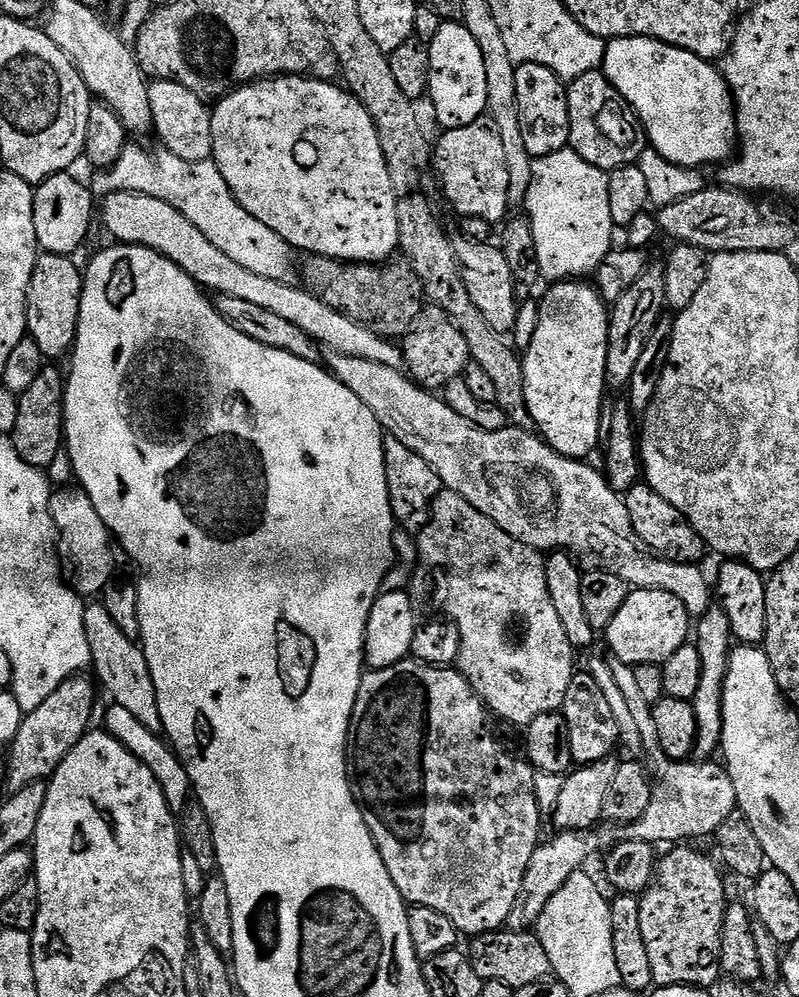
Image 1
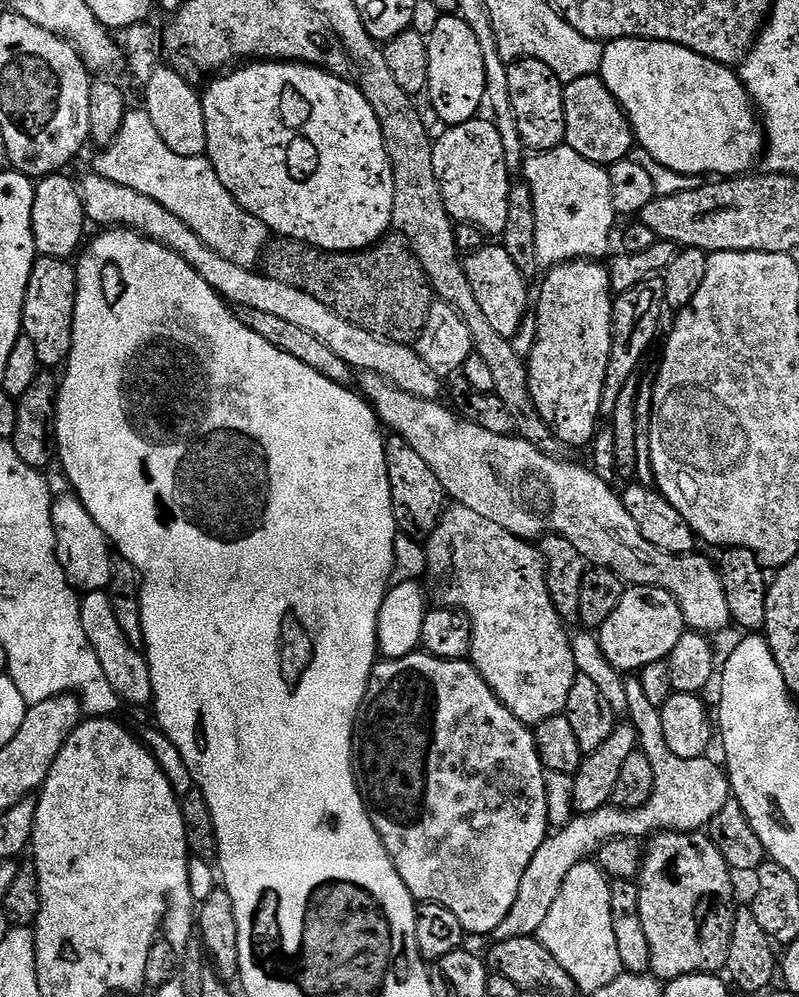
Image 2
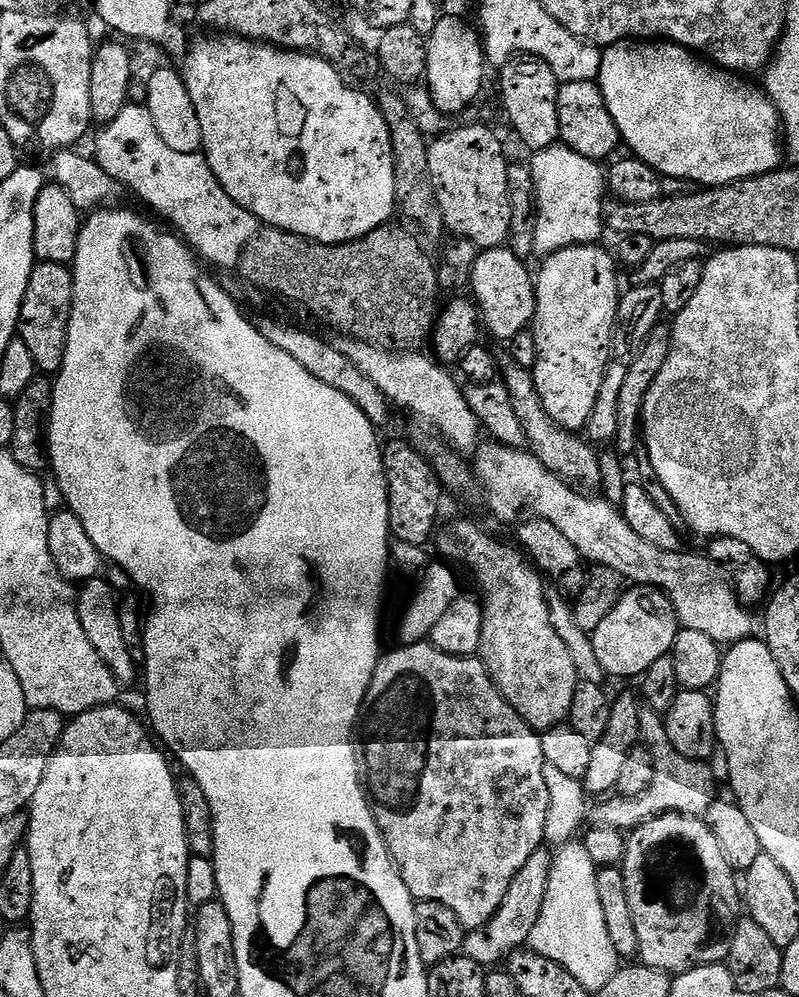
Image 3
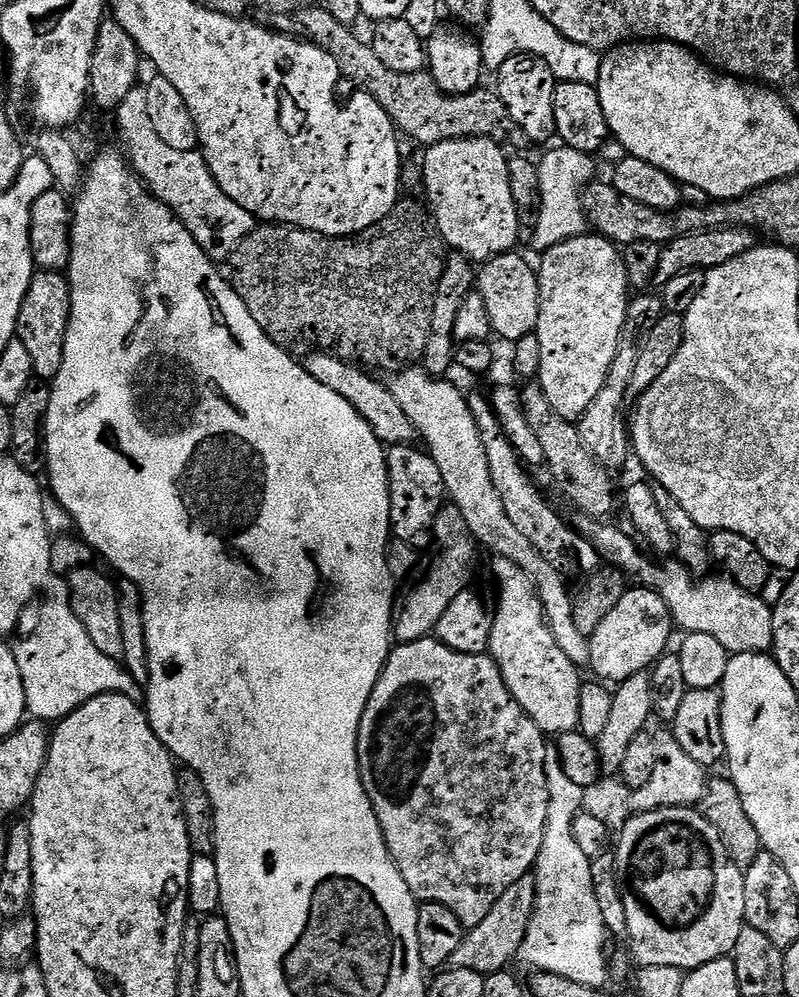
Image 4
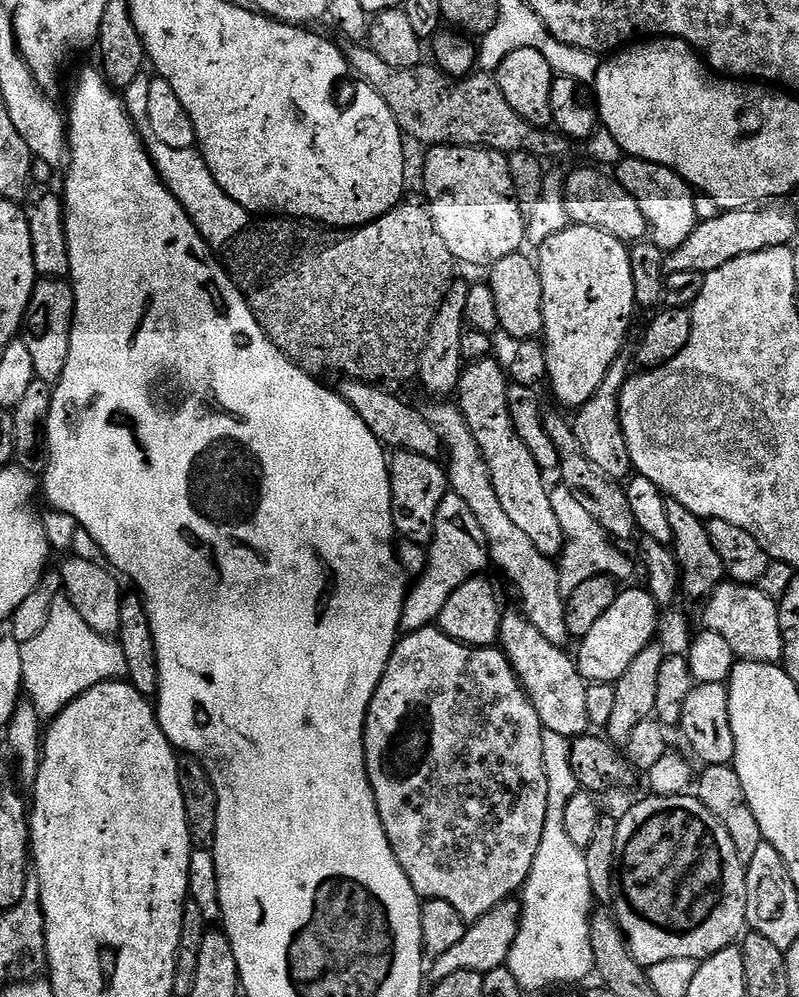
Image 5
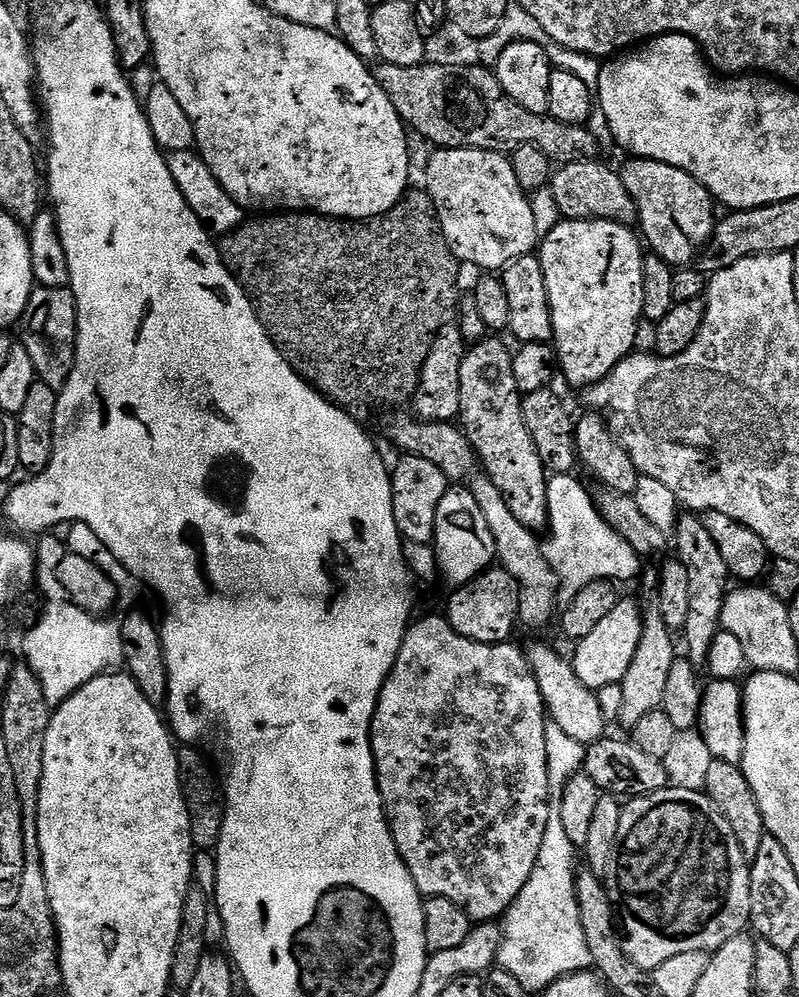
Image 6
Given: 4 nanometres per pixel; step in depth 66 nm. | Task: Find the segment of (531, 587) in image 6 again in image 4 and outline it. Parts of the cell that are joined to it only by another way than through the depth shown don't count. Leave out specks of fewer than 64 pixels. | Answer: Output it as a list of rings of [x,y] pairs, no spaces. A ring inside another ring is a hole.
[[[423,366],[404,367],[391,378],[393,380],[390,380],[390,387],[394,399],[402,405],[402,410],[406,410],[406,418],[410,418],[410,422],[416,427],[419,439],[425,440],[423,443],[426,445],[427,451],[434,458],[438,470],[442,470],[442,482],[447,499],[458,510],[462,510],[468,531],[472,533],[477,545],[481,549],[489,548],[495,557],[502,556],[510,562],[514,562],[514,566],[522,566],[522,570],[526,570],[526,574],[530,574],[530,578],[536,583],[538,598],[542,602],[544,617],[550,626],[550,634],[554,634],[554,642],[558,642],[562,654],[566,654],[566,658],[570,658],[570,662],[574,662],[578,666],[590,665],[589,637],[583,636],[574,622],[573,593],[570,588],[568,592],[568,584],[564,581],[563,574],[560,573],[563,571],[557,565],[546,562],[546,558],[542,558],[542,554],[538,554],[538,550],[534,550],[534,542],[530,542],[530,538],[525,538],[506,515],[506,506],[502,506],[498,486],[494,486],[494,482],[490,478],[490,462],[486,462],[486,446],[482,446],[482,438],[478,434],[478,422],[474,418],[474,414],[470,414],[468,396],[465,393],[460,393],[451,384],[451,379],[432,376]]]

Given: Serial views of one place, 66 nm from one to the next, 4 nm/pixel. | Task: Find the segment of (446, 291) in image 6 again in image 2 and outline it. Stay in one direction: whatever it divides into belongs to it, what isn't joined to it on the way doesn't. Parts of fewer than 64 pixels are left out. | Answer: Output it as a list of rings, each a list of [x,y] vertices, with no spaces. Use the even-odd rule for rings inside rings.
[[[396,234],[362,252],[322,251],[300,240],[280,238],[269,245],[262,262],[265,275],[294,285],[340,317],[385,340],[415,341],[434,303],[432,285],[425,271],[407,241]]]

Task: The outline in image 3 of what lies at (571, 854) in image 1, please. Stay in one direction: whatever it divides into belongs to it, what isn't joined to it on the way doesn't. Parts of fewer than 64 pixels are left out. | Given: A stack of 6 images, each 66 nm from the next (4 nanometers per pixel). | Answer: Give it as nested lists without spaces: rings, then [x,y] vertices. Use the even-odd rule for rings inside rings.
[[[647,706],[640,709],[640,738],[643,747],[648,748],[652,755],[652,761],[654,762],[654,782],[650,782],[647,790],[637,796],[620,796],[619,798],[615,798],[616,800],[605,799],[603,802],[600,802],[605,802],[605,804],[600,804],[597,808],[595,805],[590,812],[591,823],[602,828],[631,830],[650,818],[662,815],[663,812],[681,812],[683,816],[703,817],[707,813],[710,802],[716,797],[718,791],[716,780],[712,777],[711,770],[708,769],[709,765],[705,761],[691,760],[682,754],[678,754],[678,750],[674,750],[674,746],[670,746],[670,738],[666,734],[666,726],[664,725],[664,716]],[[551,851],[535,852],[530,858],[530,862],[526,862],[526,866],[522,866],[522,870],[518,870],[518,874],[514,874],[514,882],[510,882],[510,890],[506,890],[506,898],[502,898],[502,906],[498,906],[494,918],[490,918],[488,924],[471,929],[465,935],[463,955],[470,957],[471,960],[485,968],[490,968],[503,965],[512,953],[527,945],[534,925],[538,923],[538,914],[542,914],[542,902],[546,898],[552,858]]]

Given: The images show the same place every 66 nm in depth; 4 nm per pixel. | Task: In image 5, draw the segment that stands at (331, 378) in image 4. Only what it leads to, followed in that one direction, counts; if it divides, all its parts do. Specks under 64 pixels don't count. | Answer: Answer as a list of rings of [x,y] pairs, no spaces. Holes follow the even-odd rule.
[[[341,379],[338,385],[340,397],[349,404],[356,413],[370,426],[370,434],[378,438],[380,443],[388,450],[399,450],[401,452],[413,452],[422,454],[422,458],[437,459],[442,452],[442,441],[438,430],[430,426],[427,415],[423,411],[411,408],[404,400],[395,396],[395,391],[384,386],[375,384],[364,384],[360,380]]]

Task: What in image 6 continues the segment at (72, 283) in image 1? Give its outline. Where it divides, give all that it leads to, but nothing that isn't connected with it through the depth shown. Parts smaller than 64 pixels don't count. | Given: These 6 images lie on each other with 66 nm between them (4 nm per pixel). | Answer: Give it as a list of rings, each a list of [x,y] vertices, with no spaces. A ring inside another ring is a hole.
[[[33,287],[19,328],[19,343],[34,362],[37,381],[57,390],[63,388],[76,365],[76,295],[71,287]]]

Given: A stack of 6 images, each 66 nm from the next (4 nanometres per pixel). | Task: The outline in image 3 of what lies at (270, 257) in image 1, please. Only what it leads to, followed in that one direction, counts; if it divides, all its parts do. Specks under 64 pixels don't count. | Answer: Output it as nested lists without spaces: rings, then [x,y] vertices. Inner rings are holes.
[[[129,102],[114,122],[103,125],[99,131],[94,159],[110,178],[124,185],[131,195],[133,192],[152,204],[155,215],[165,216],[160,218],[179,233],[201,261],[218,268],[235,269],[239,265],[243,252],[260,233],[262,225],[257,216],[238,206],[238,202],[222,190],[222,182],[214,178],[214,170],[210,170],[203,154],[182,154],[166,146],[158,130],[154,130],[150,110],[143,103]]]

